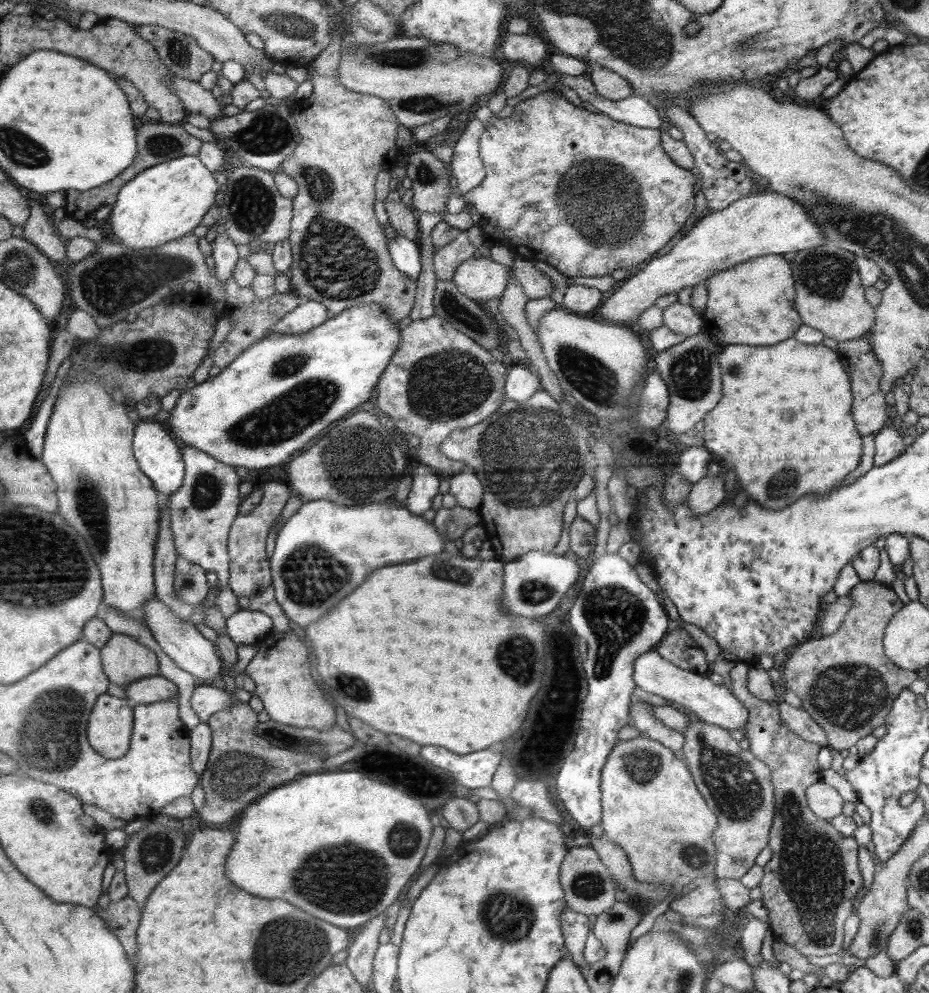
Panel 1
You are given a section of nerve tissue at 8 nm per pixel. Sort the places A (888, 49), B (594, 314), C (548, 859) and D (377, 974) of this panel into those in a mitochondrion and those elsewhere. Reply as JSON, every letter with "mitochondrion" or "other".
{"A":"other","B":"other","C":"other","D":"other"}

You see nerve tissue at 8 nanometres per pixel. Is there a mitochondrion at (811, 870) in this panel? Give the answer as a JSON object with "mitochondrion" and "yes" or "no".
{"mitochondrion":"yes"}

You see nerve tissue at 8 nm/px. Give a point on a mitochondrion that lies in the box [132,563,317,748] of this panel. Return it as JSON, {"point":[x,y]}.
{"point":[187,582]}

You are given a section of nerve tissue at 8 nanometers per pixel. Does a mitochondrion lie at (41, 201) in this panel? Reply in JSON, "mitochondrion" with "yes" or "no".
{"mitochondrion":"no"}

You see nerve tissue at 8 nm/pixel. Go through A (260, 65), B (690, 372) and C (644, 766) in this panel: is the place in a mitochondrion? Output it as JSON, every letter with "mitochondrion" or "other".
{"A":"other","B":"mitochondrion","C":"mitochondrion"}

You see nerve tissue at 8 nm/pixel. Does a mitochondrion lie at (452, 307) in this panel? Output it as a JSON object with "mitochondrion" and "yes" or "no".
{"mitochondrion":"yes"}

